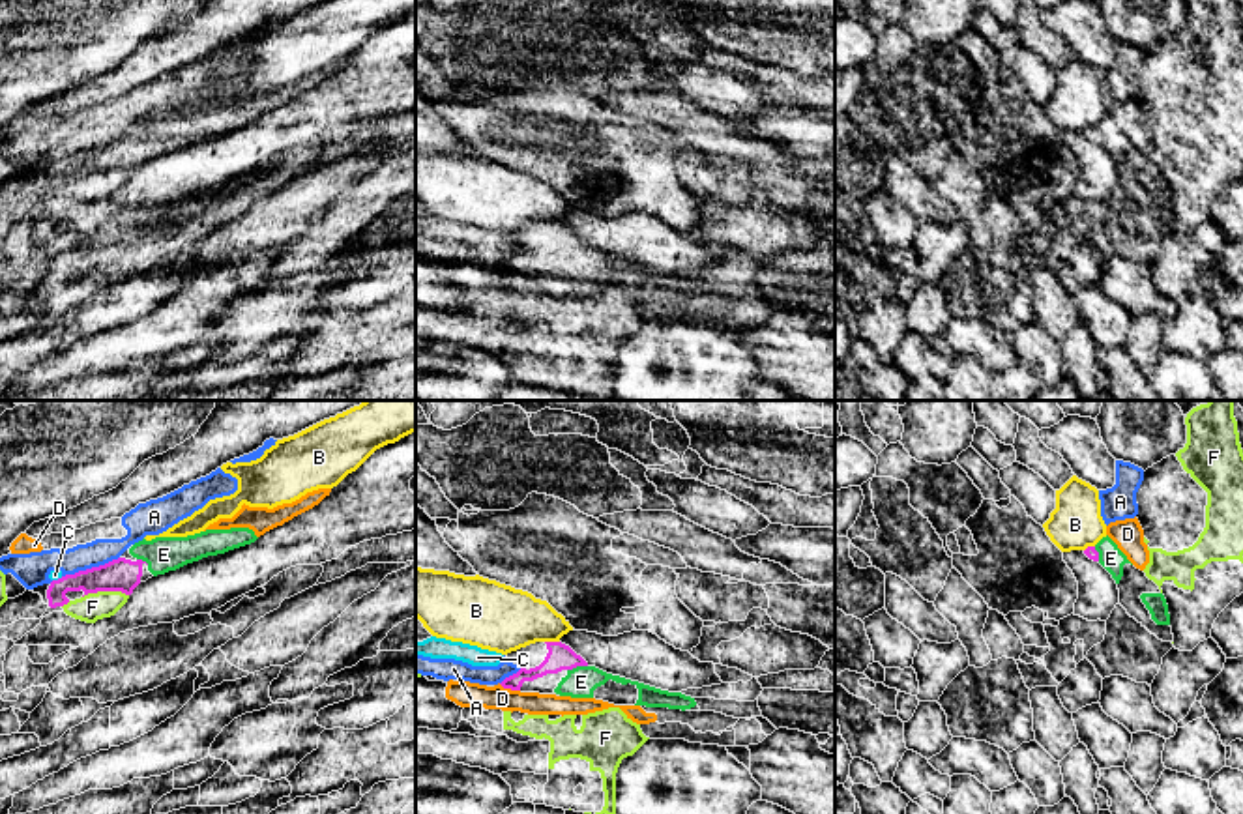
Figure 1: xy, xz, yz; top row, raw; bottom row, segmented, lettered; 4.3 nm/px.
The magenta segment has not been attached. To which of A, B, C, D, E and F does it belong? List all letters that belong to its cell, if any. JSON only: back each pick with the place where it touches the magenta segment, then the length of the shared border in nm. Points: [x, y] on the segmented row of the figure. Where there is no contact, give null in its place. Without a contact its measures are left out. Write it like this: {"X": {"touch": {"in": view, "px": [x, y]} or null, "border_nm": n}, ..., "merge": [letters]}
{"E": {"touch": {"in": "xz", "px": [577, 665]}, "border_nm": 90}, "merge": ["E"]}

